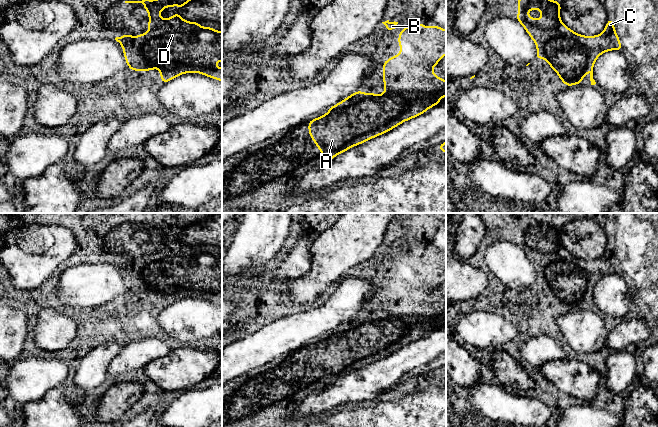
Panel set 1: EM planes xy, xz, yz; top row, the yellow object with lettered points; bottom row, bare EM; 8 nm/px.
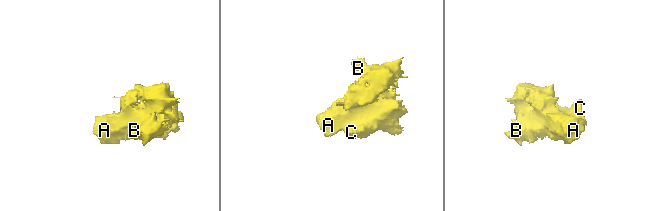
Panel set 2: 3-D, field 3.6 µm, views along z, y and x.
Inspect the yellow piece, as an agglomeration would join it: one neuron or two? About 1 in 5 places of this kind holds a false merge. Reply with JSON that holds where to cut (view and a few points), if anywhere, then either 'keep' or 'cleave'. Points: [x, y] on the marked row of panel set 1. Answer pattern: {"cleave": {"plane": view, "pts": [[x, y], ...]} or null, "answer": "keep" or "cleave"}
{"cleave": null, "answer": "keep"}

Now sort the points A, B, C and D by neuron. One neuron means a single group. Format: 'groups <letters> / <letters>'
groups A B C D

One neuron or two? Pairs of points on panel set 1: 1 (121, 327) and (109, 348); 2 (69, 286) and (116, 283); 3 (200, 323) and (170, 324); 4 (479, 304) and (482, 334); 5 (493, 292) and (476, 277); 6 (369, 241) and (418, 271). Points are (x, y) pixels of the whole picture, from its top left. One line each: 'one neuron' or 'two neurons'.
1: two neurons
2: one neuron
3: one neuron
4: two neurons
5: two neurons
6: two neurons

